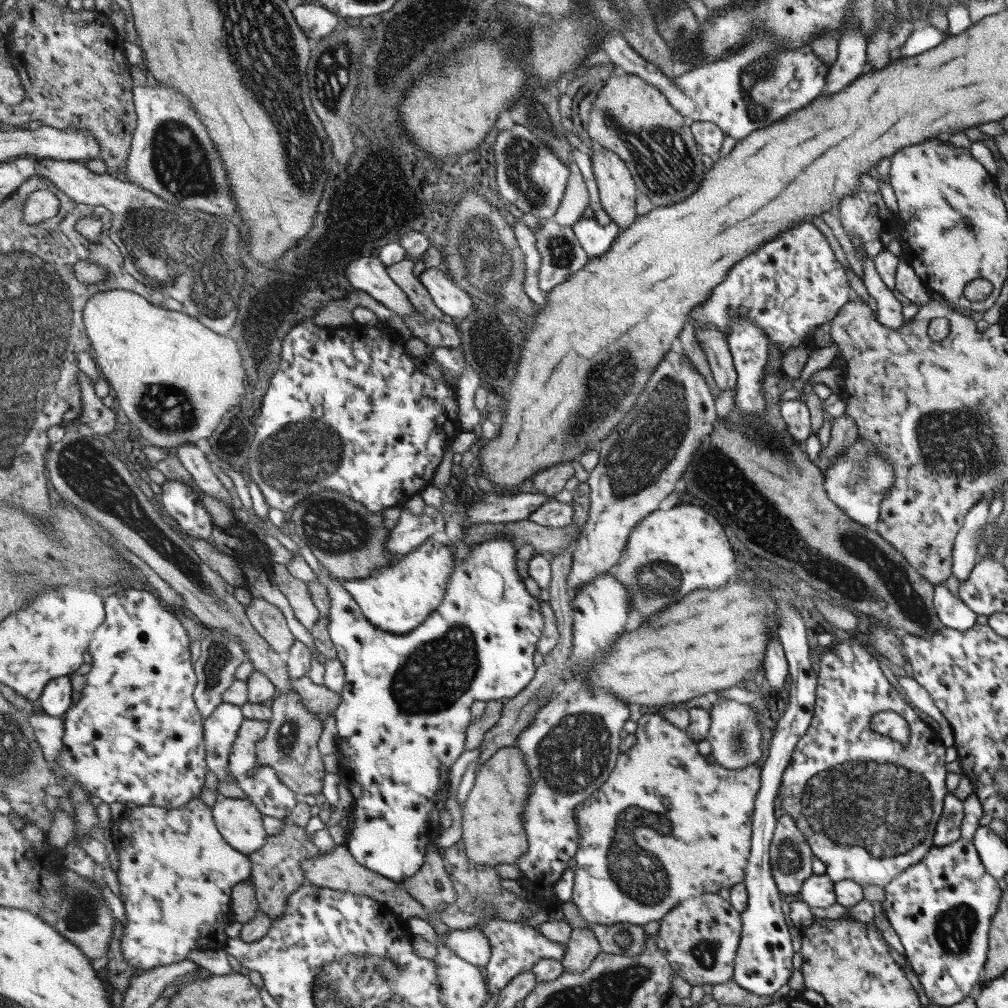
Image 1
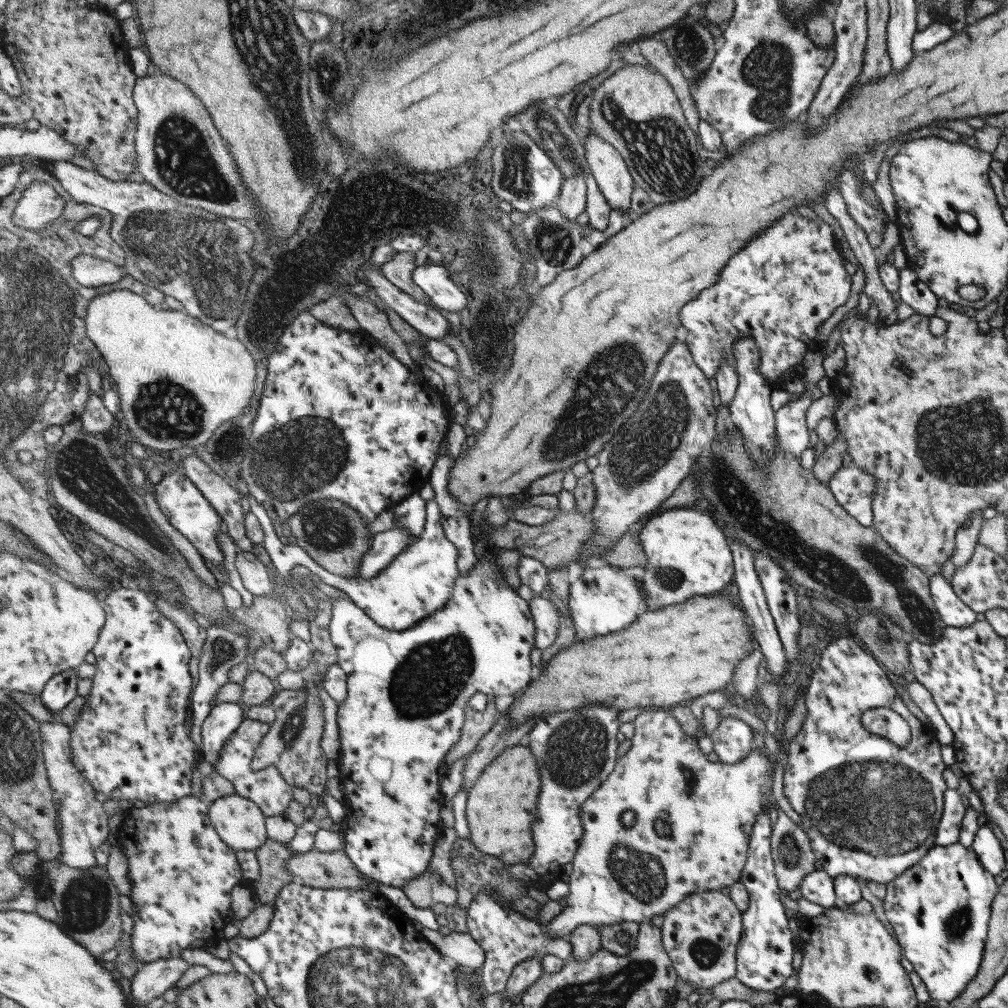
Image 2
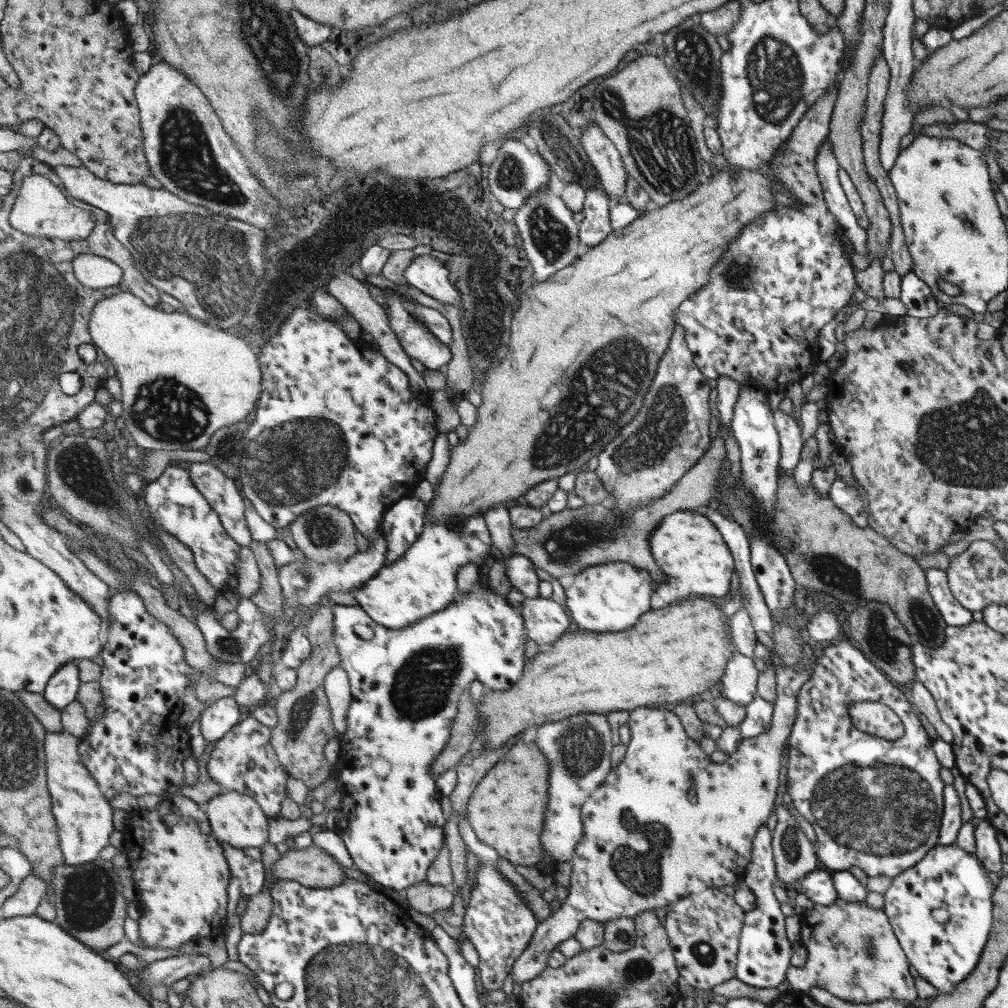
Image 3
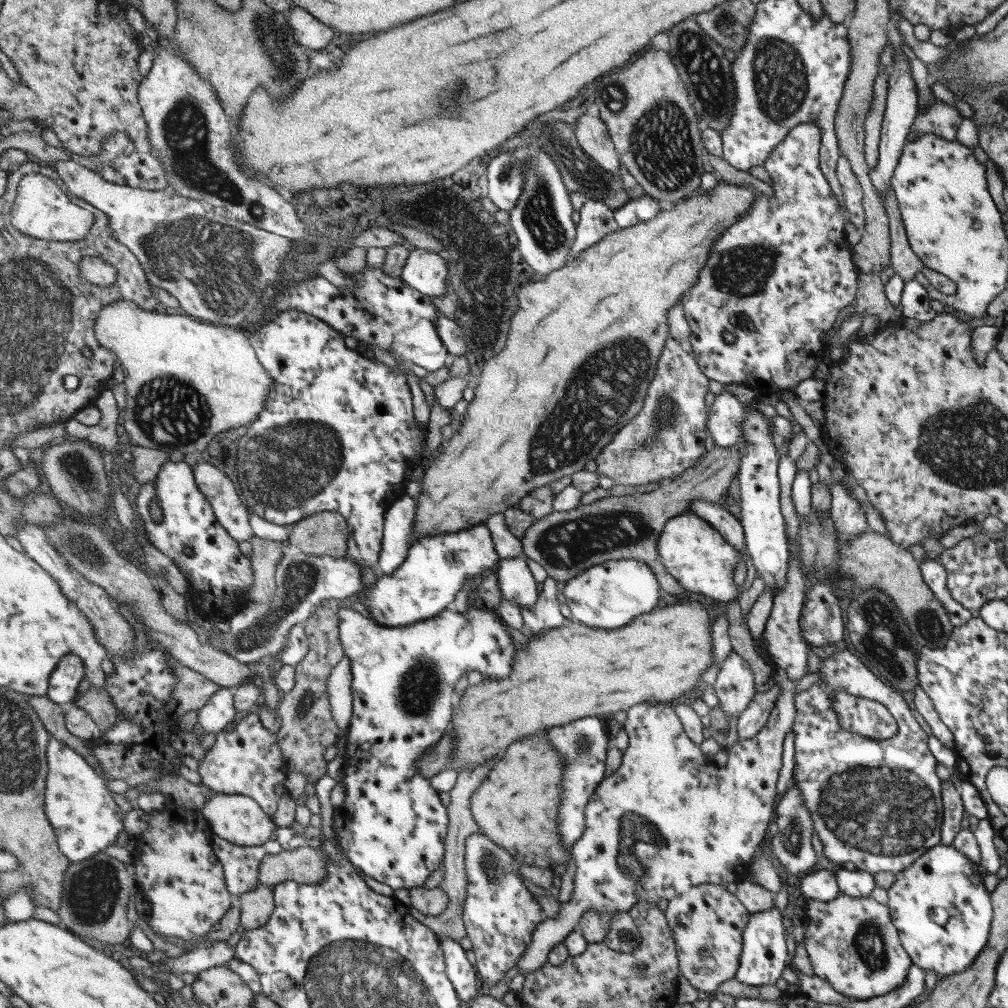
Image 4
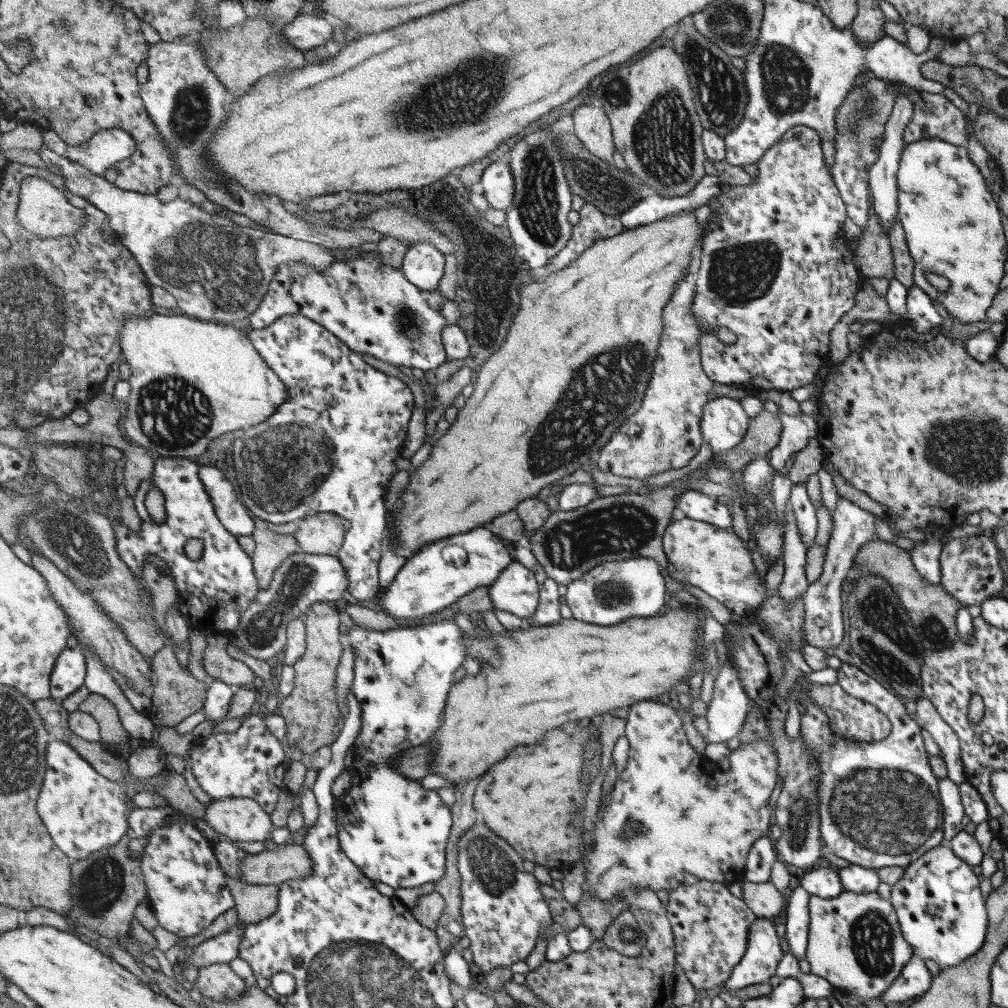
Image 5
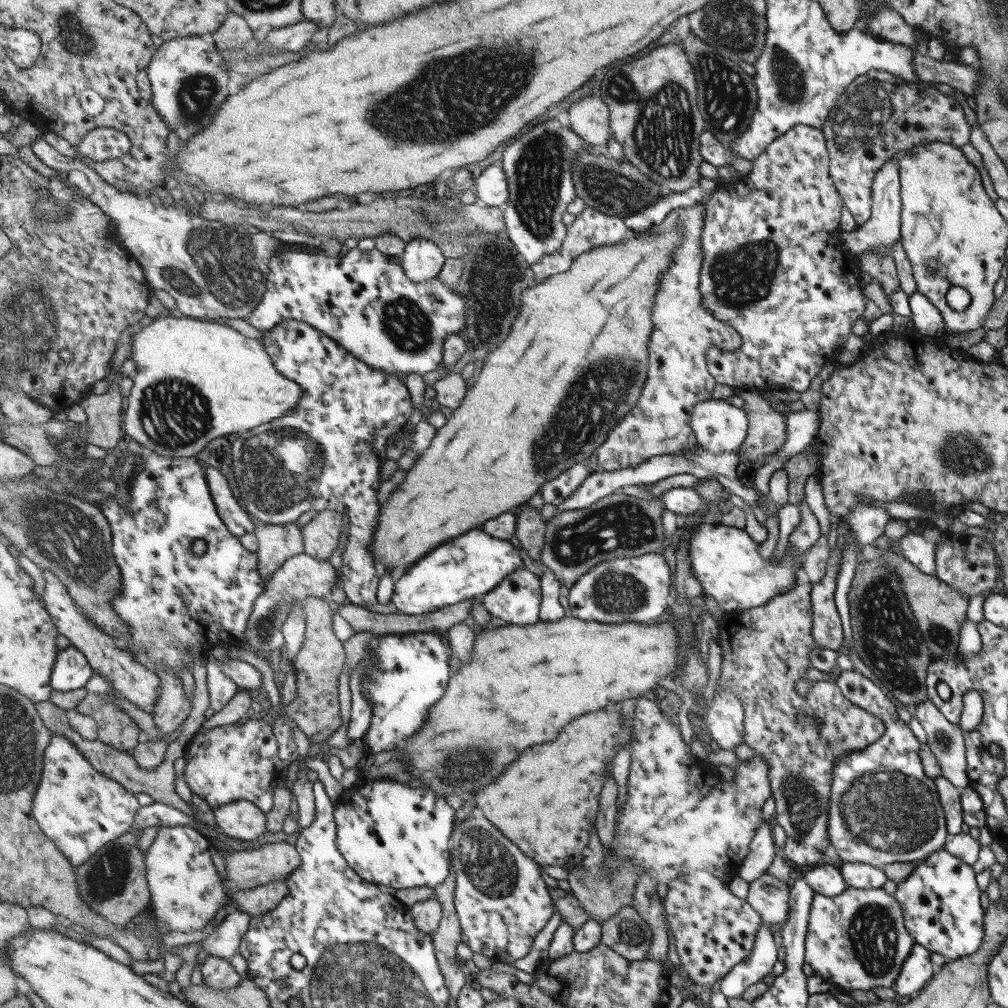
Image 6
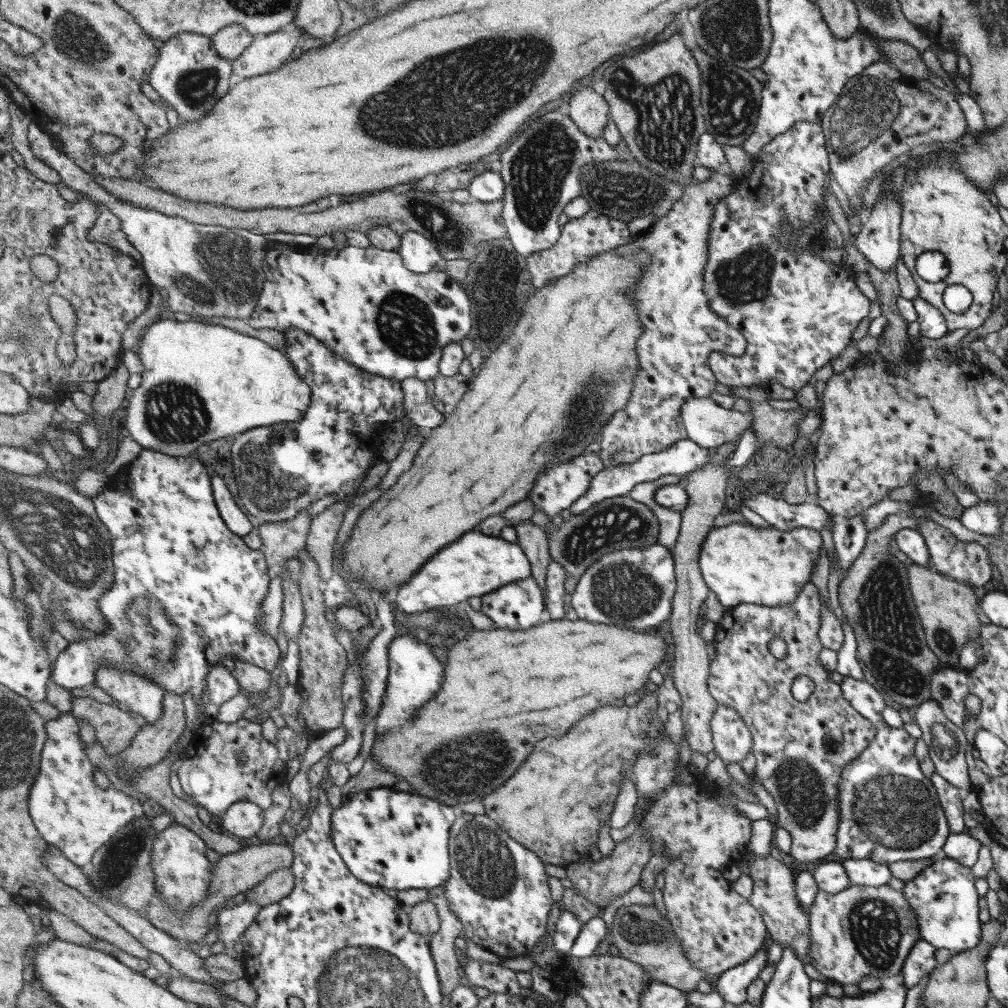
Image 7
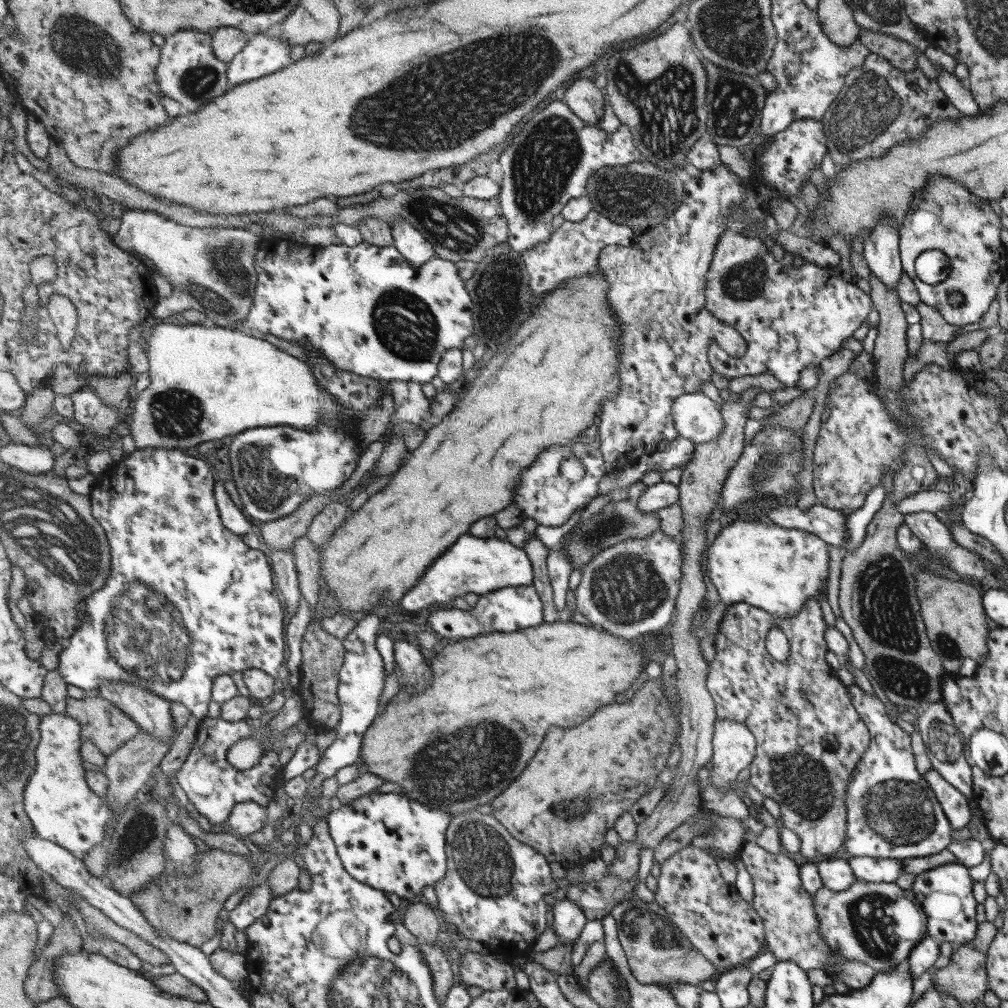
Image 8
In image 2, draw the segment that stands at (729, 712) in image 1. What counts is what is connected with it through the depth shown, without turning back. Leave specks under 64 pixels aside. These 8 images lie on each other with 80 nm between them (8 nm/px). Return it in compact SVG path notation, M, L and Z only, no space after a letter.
M719 715L717 728L707 736L711 739L712 751L723 764L735 764L752 750L754 742L752 728L731 716Z

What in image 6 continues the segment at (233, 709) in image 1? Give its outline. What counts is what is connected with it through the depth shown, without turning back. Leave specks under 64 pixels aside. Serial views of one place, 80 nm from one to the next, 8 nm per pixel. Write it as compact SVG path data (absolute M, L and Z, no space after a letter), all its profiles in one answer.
M210 659L206 667L210 707L215 712L223 710L240 691L240 687L223 673L221 665L221 662Z

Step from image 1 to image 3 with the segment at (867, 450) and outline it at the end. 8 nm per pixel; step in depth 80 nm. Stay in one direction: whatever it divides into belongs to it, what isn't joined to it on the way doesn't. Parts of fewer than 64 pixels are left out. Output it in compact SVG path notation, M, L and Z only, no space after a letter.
M835 477L830 484L828 497L833 505L842 510L850 521L855 523L856 527L865 528L868 526L867 514L863 509L859 491L857 487L847 485L840 477Z

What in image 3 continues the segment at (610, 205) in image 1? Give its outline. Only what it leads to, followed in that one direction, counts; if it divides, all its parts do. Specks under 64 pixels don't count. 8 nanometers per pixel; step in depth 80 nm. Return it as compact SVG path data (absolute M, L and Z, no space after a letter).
M596 121L590 122L580 136L580 148L586 151L597 169L603 190L609 193L613 203L624 202L630 174L620 150Z

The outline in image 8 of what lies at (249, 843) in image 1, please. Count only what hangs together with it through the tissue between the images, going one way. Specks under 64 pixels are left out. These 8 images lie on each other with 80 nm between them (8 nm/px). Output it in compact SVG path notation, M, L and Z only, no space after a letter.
M252 801L236 805L228 820L228 825L243 839L255 836L267 823L267 808Z

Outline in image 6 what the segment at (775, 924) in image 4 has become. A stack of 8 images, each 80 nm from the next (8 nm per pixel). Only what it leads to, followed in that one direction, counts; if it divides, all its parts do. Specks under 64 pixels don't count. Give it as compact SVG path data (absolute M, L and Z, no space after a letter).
M761 922L757 927L750 953L743 961L731 967L714 987L727 1000L740 998L748 986L759 982L765 974L772 972L773 965L780 957L780 950L773 942L772 932L769 926Z

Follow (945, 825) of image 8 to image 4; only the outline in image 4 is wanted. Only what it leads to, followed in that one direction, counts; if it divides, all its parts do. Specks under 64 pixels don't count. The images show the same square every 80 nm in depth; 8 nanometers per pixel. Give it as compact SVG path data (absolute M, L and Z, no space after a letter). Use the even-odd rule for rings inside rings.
M847 649L839 650L821 661L819 684L801 690L794 696L795 718L793 731L793 768L791 780L801 793L803 807L812 820L812 830L817 834L823 856L834 865L853 862L858 870L870 875L876 872L901 872L928 848L940 844L942 801L941 779L936 775L936 761L927 749L928 736L911 715L911 710L899 692L874 676ZM841 691L865 698L882 706L891 713L897 734L885 742L871 740L859 734L841 732L836 712L831 708L829 695Z

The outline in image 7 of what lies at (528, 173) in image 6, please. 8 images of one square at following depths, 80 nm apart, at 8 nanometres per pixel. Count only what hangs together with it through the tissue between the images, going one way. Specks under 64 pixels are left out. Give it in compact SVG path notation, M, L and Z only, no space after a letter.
M551 112L551 114L545 114L539 120L531 122L529 128L501 155L503 165L501 174L506 183L503 219L508 228L509 240L517 253L529 258L539 251L553 248L562 235L562 227L557 224L557 219L565 211L569 202L583 196L583 189L581 189L583 166L603 161L623 161L619 158L627 150L630 152L630 146L627 146L626 140L622 136L616 147L609 146L603 137L591 138L585 130L578 127L578 123L571 118L570 113Z

